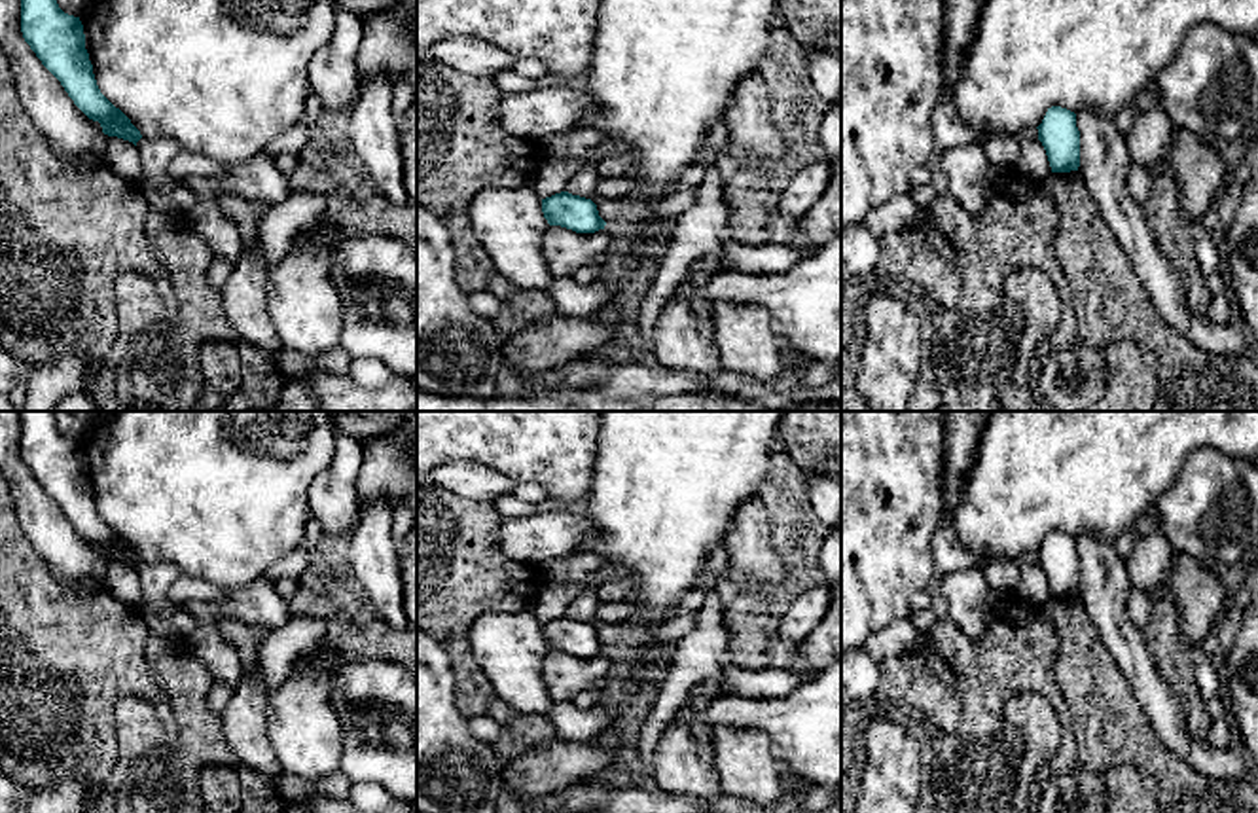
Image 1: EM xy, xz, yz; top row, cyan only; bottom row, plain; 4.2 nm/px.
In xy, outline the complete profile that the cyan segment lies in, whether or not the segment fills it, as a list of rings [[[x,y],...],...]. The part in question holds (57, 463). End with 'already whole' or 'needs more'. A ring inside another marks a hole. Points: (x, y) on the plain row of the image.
[[[19,411],[21,419],[21,457],[25,466],[42,485],[42,489],[61,506],[74,529],[93,546],[99,546],[102,557],[129,565],[136,570],[142,563],[131,544],[116,533],[99,514],[89,478],[85,474],[85,459],[80,442],[64,438],[51,411]]] | already whole

